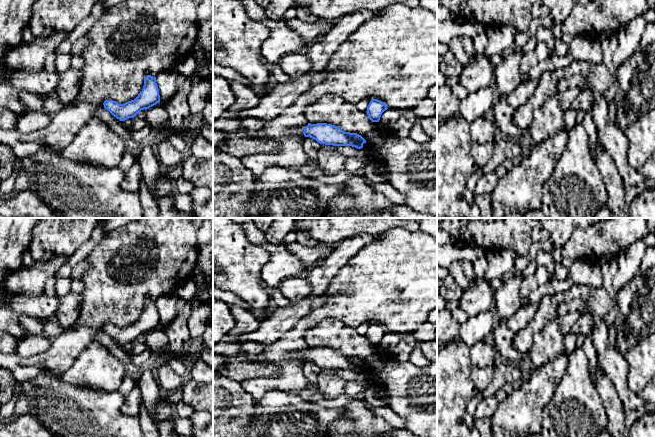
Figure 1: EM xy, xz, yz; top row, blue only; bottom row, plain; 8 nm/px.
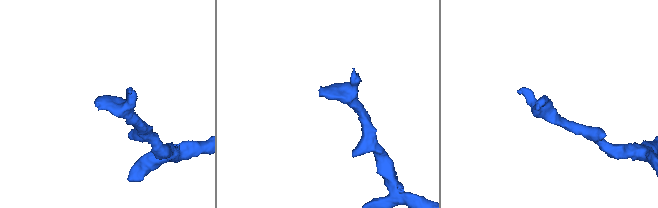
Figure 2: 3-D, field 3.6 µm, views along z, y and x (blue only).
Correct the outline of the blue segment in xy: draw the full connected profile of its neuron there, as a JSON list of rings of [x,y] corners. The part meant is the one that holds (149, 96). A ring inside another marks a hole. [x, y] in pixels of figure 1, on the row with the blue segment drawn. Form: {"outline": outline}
{"outline": [[[147,75],[144,78],[144,86],[138,96],[131,101],[120,104],[113,100],[105,100],[103,105],[114,117],[120,121],[134,118],[141,110],[147,110],[160,102],[159,89],[156,77]]]}

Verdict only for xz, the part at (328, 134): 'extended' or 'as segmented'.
extended

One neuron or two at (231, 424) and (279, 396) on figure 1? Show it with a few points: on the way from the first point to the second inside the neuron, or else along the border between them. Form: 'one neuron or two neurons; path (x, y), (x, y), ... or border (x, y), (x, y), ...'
two neurons; border (246, 419), (247, 424)

